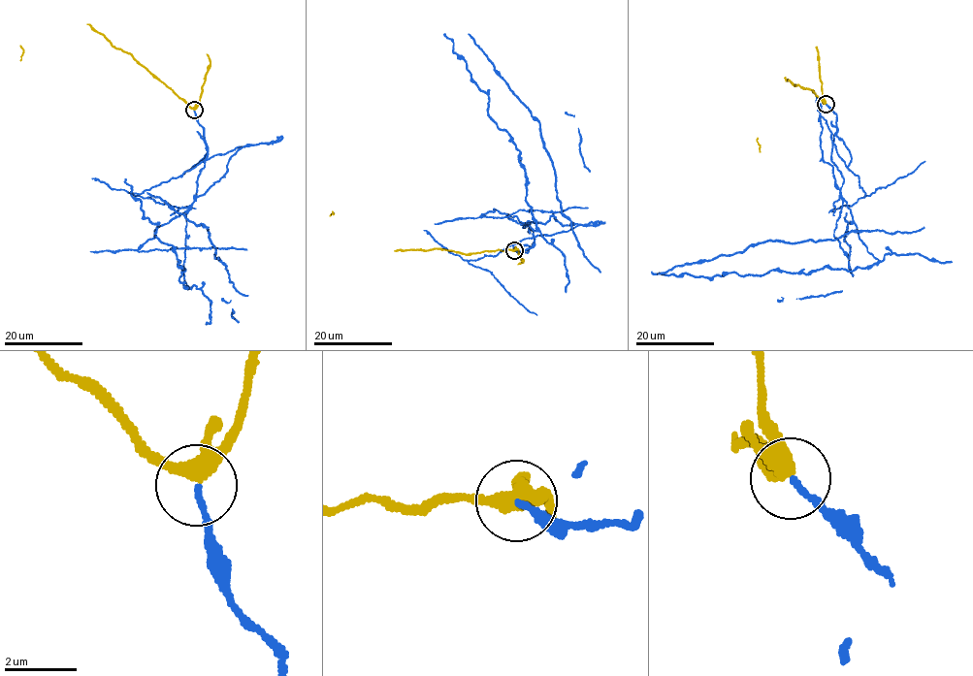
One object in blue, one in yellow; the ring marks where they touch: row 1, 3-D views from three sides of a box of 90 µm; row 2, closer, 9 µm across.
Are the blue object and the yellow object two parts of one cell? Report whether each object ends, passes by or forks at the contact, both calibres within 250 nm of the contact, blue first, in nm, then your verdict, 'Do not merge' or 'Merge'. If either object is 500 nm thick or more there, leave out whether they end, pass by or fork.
At the ring blue ends. At the ring yellow forks. Thickness 140 nm (blue) against 340 nm. Do not merge

